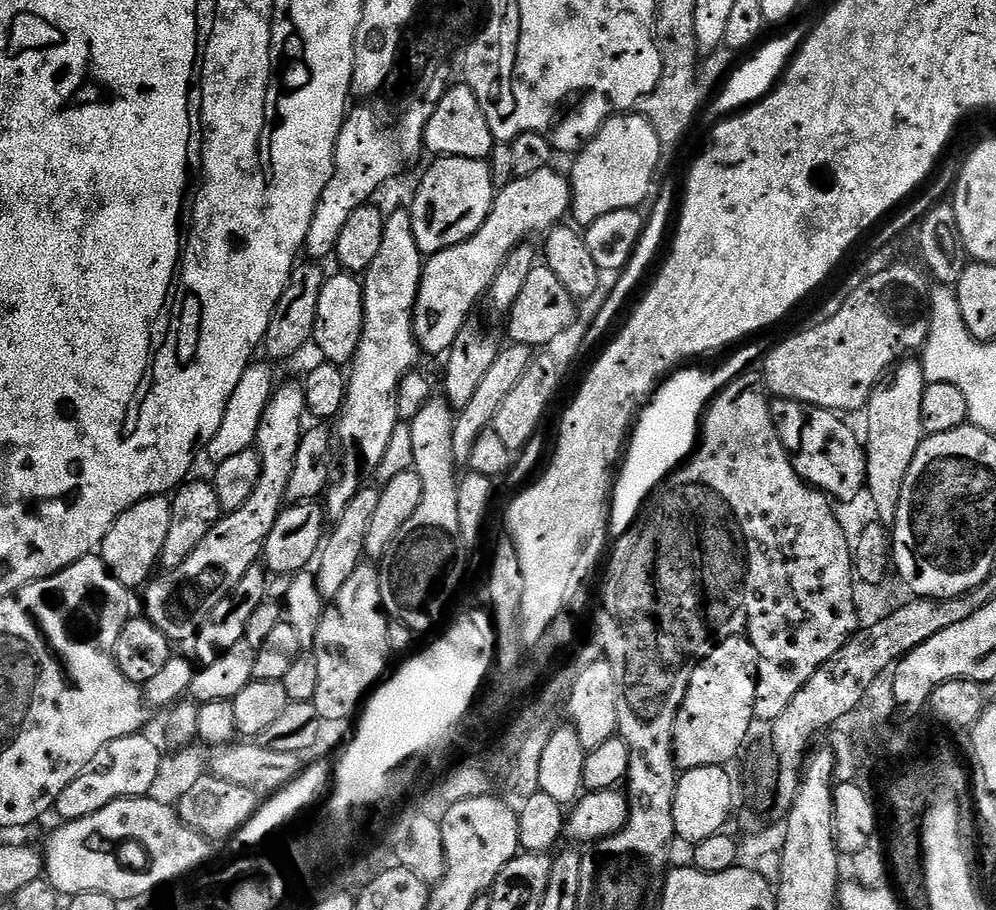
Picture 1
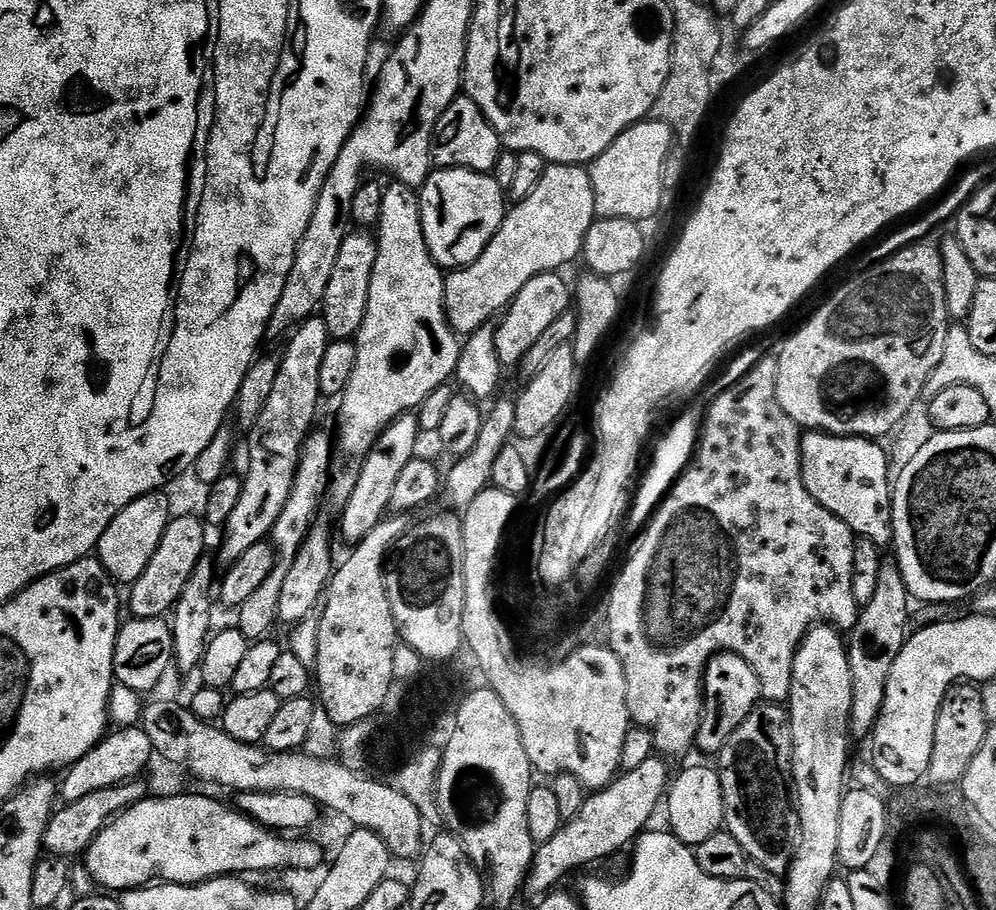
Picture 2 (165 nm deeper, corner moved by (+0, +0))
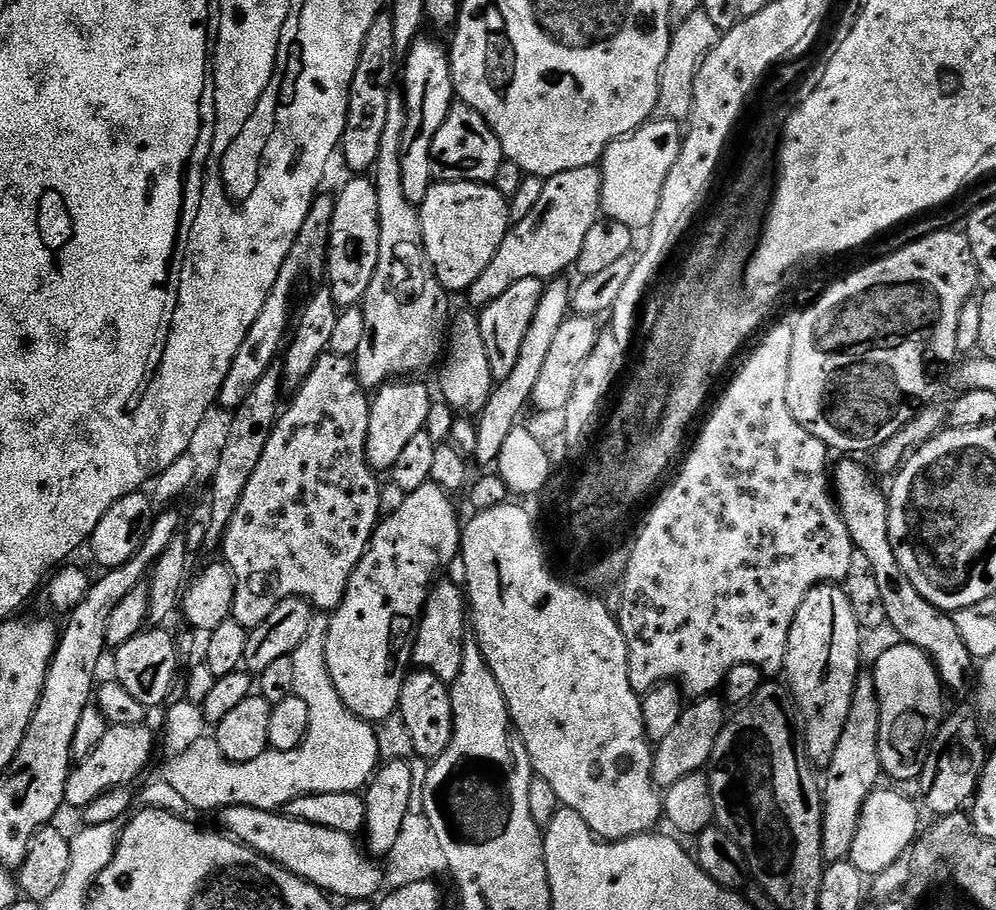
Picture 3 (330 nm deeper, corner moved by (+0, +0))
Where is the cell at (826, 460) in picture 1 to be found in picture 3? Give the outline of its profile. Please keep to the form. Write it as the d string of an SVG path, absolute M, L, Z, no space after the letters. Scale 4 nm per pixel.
M844 458L840 465L834 468L834 499L840 509L840 517L846 522L846 526L850 530L850 538L852 543L856 545L857 552L866 554L866 558L870 558L870 566L874 566L874 575L878 581L878 587L882 594L882 606L886 606L886 621L897 632L899 639L906 644L912 644L915 648L921 648L923 652L928 653L932 657L933 663L936 665L940 679L945 689L960 692L968 683L974 680L974 657L970 654L970 650L966 646L966 642L962 642L962 634L958 634L958 626L954 626L951 615L944 609L934 606L926 598L922 598L922 594L918 594L918 590L914 586L914 582L910 582L910 578L906 578L906 574L902 570L902 566L898 566L898 558L894 558L894 546L890 546L890 522L888 521L888 496L882 489L876 485L877 477L864 464L859 464L859 459Z

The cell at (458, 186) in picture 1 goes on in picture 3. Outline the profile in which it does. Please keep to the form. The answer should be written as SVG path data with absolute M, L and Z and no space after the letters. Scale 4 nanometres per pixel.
M433 183L418 207L426 254L445 292L467 293L478 274L490 266L510 227L508 205L509 201L492 184Z

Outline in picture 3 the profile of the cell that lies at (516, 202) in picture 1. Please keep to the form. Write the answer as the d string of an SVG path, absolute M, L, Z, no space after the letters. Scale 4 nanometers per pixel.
M599 167L566 170L557 176L545 179L542 198L538 206L522 218L522 222L512 224L504 235L502 246L494 254L490 266L478 274L478 278L468 287L466 299L472 304L483 306L502 298L514 282L522 278L538 278L545 282L564 274L575 265L578 254L582 254L582 242L586 233L601 219L602 172Z

